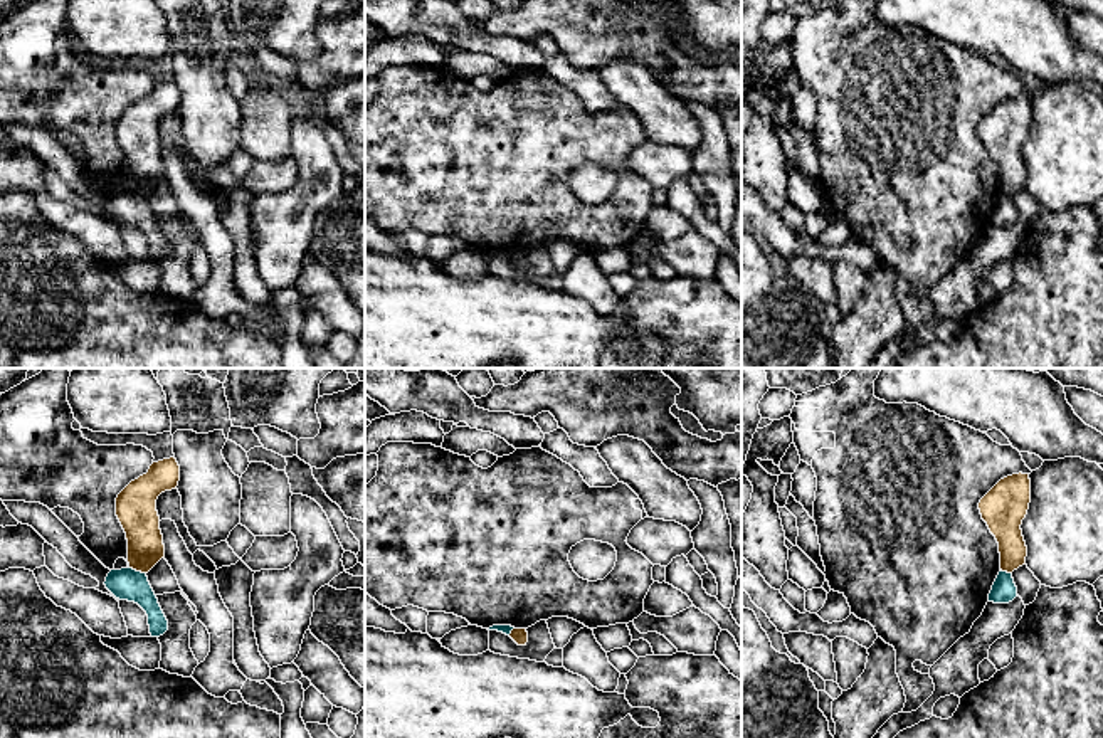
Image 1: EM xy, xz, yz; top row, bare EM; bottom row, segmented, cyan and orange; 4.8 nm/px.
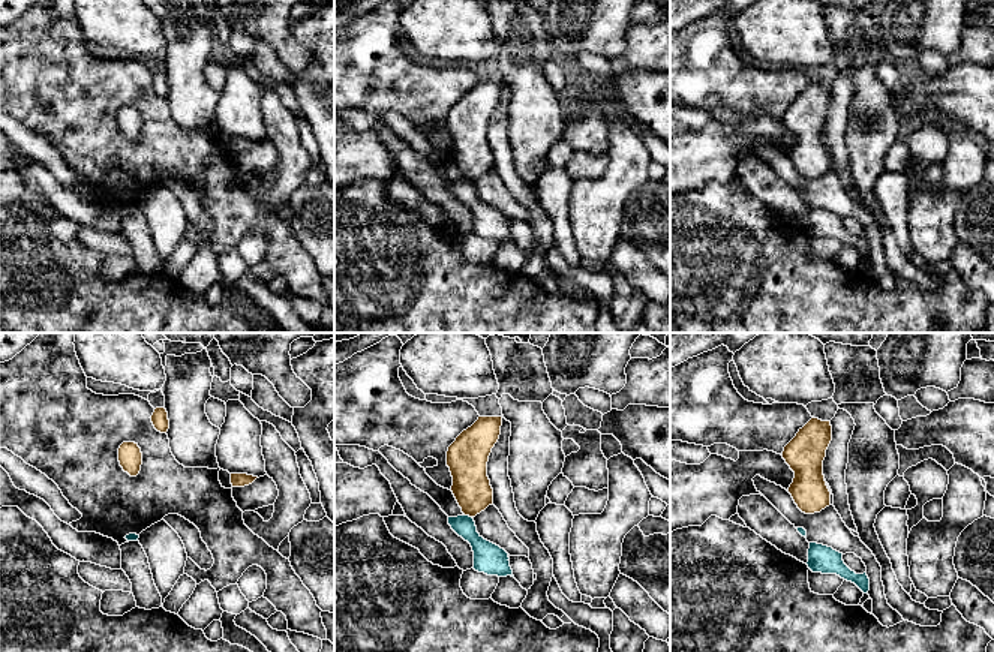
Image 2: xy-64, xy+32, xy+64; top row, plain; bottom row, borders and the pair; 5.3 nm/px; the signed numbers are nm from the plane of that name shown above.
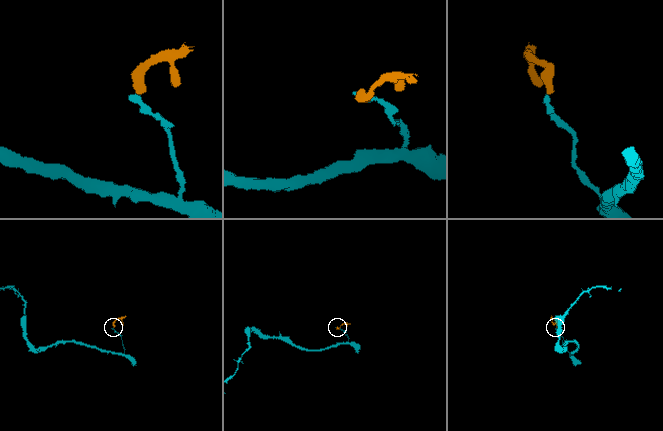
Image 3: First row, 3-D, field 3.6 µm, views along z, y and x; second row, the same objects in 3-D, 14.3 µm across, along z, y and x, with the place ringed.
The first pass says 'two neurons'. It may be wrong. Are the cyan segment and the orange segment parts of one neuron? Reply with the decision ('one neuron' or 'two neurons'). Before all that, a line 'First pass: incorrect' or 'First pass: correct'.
First pass: correct
two neurons

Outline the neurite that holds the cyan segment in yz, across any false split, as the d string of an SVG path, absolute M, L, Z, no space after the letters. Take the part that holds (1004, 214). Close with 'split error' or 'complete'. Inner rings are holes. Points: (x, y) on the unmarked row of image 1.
M999 195L992 213L989 217L989 225L1009 227L1017 220L1017 210L1014 207L1012 197Z | complete

